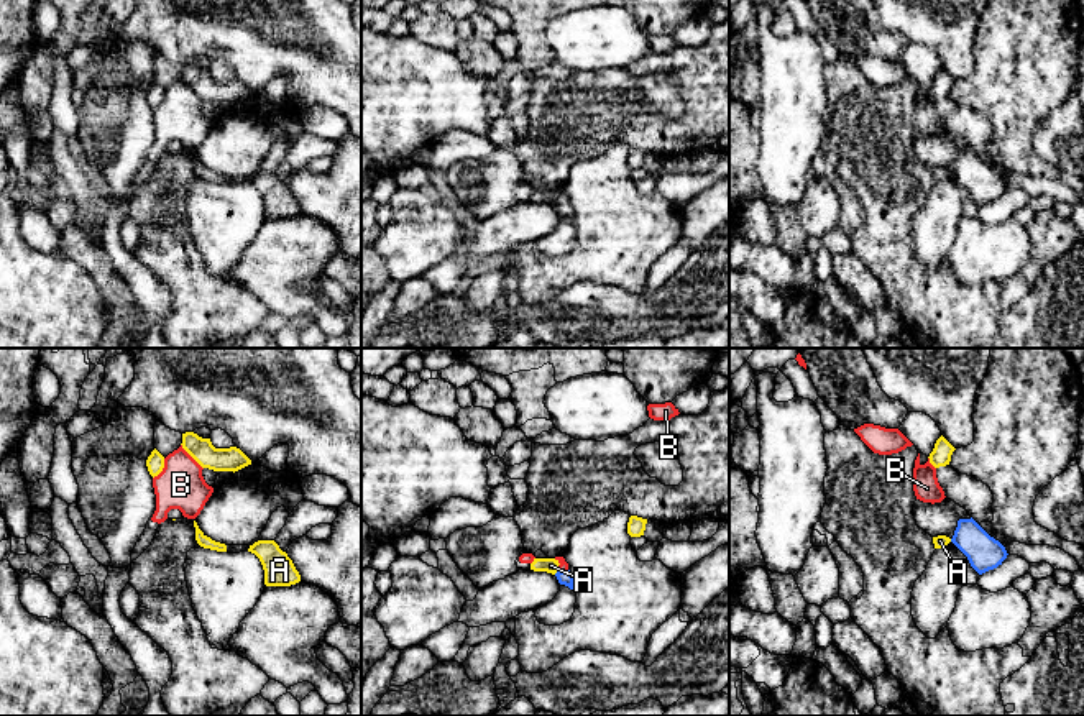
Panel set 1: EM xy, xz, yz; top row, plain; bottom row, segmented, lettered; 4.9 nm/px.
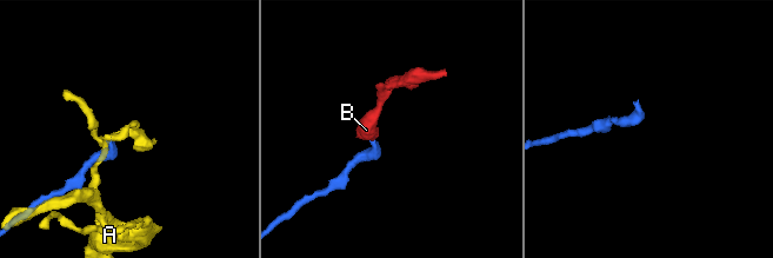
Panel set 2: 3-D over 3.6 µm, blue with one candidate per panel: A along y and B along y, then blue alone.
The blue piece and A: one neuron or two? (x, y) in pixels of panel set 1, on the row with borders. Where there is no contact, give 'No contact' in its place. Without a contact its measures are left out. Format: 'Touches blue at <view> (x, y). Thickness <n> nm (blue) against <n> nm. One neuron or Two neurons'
No contact. Two neurons

